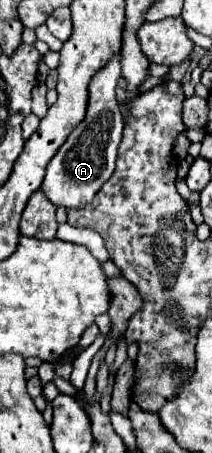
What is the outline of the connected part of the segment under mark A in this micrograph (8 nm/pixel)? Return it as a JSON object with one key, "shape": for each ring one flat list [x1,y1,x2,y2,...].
{"shape":[[115,55,101,67,91,83,89,83,89,101,87,101,87,115,85,119,71,131,67,141,59,147,57,155,49,161,41,191,47,199,65,209,79,209,91,203,97,195,99,187,111,177,117,159,117,147,121,143,123,133,123,115,119,111,119,103,115,99,117,81,121,79,121,55]]}

